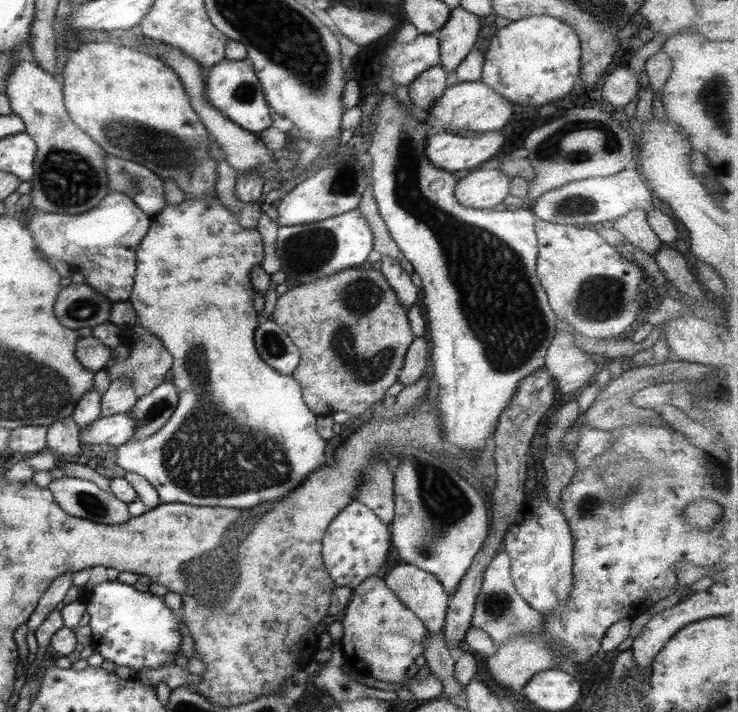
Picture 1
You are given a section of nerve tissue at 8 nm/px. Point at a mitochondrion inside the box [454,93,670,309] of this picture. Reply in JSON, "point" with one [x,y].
{"point":[571,206]}

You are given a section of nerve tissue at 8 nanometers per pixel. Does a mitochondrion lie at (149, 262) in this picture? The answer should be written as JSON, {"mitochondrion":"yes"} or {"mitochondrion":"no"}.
{"mitochondrion":"no"}

